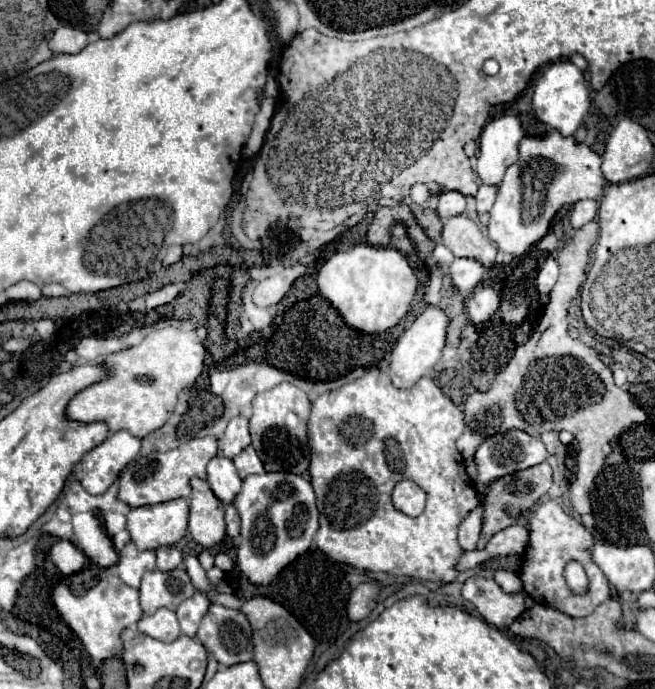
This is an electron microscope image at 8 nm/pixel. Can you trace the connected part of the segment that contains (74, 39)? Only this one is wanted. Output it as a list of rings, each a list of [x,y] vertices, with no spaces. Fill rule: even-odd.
[[[62,25],[54,31],[48,47],[52,53],[80,53],[88,45],[88,37],[84,31]]]

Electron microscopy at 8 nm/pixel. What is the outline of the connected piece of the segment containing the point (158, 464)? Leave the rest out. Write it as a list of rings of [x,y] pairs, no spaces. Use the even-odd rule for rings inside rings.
[[[196,437],[166,453],[150,453],[148,457],[140,455],[120,473],[118,497],[124,503],[128,503],[130,507],[156,505],[156,503],[172,501],[178,497],[188,497],[190,495],[190,479],[192,477],[206,479],[206,465],[216,453],[218,453],[216,437]]]

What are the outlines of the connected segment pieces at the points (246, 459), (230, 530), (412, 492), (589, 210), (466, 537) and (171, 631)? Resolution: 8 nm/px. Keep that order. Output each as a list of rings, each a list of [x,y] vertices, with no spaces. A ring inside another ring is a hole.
[[[248,445],[246,449],[242,449],[232,461],[234,461],[236,469],[238,469],[240,479],[246,479],[246,477],[252,475],[252,473],[258,473],[258,475],[264,473],[264,465],[262,465],[262,461],[258,459],[258,455],[256,455],[256,451],[254,451],[252,445]]]
[[[234,505],[226,507],[226,515],[224,515],[224,521],[226,521],[226,535],[236,539],[240,535],[240,515],[236,511]]]
[[[410,481],[398,483],[398,487],[392,493],[394,507],[408,517],[418,517],[422,513],[424,501],[426,501],[426,493],[416,483]]]
[[[592,199],[576,201],[570,211],[570,223],[574,229],[580,229],[582,225],[594,221],[596,213],[598,213],[598,201],[592,201]]]
[[[482,505],[478,509],[474,509],[460,525],[458,531],[458,543],[464,551],[474,551],[478,537],[480,537],[480,529],[482,529]]]
[[[158,609],[154,615],[144,615],[138,621],[138,629],[142,633],[146,633],[154,639],[166,641],[166,643],[172,643],[182,635],[176,613],[170,609]]]

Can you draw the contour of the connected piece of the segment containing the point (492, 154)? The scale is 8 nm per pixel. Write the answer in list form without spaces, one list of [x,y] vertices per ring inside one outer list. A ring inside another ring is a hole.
[[[516,115],[492,119],[480,135],[478,175],[484,185],[500,185],[506,169],[518,161],[518,145],[524,137]]]

